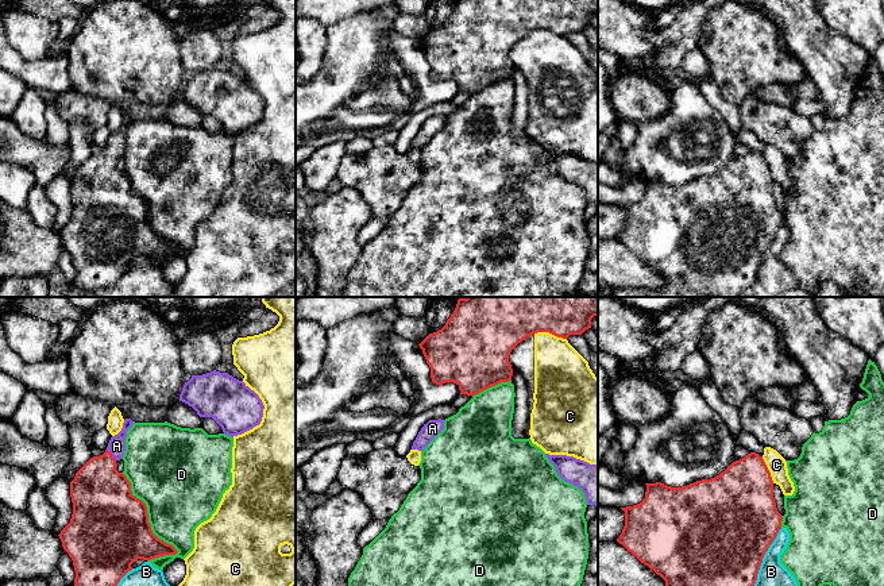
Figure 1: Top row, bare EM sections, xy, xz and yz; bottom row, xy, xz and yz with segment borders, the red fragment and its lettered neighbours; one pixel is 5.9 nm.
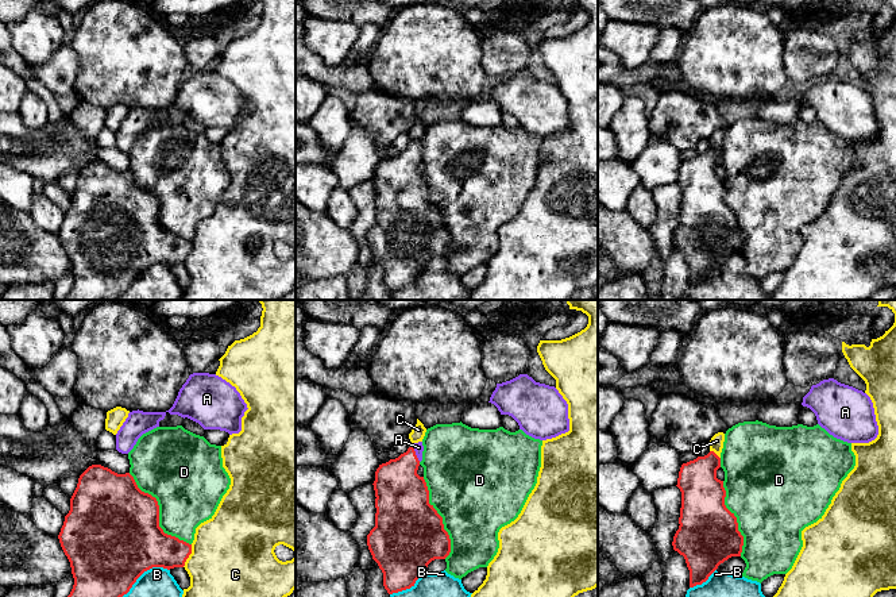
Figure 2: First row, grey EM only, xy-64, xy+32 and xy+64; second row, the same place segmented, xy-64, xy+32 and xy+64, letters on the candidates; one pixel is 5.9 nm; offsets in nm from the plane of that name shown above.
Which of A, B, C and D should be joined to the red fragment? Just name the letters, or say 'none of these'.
A

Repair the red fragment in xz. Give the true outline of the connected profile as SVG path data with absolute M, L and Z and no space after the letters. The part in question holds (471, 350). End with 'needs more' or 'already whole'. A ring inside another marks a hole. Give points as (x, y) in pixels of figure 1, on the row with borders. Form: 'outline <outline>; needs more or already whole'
outline M466 297L459 298L445 325L429 334L418 346L431 367L432 382L441 386L453 382L460 394L475 396L501 382L512 381L513 369L509 362L512 350L537 332L549 332L567 339L582 335L591 328L591 319L598 317L598 297Z; already whole

